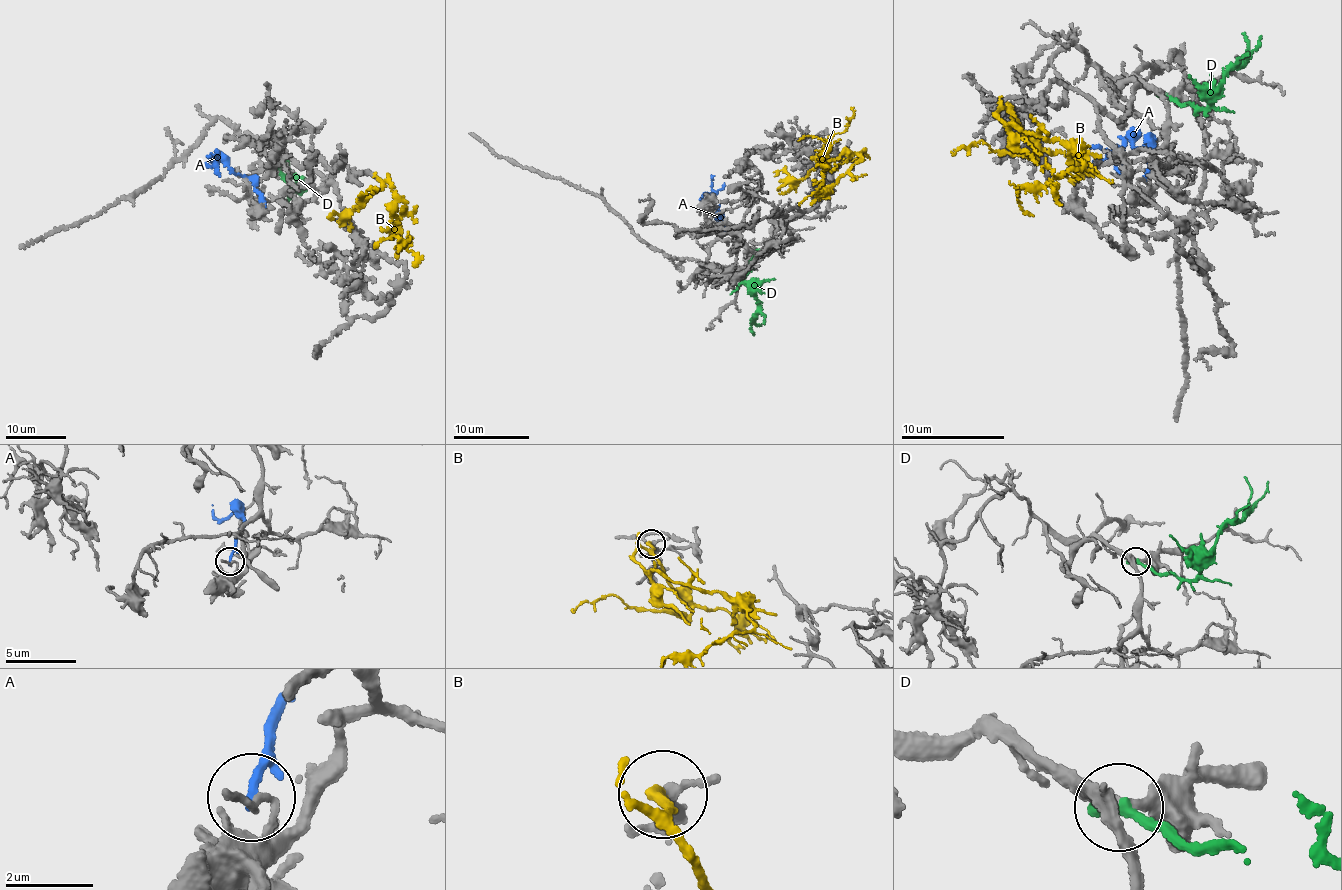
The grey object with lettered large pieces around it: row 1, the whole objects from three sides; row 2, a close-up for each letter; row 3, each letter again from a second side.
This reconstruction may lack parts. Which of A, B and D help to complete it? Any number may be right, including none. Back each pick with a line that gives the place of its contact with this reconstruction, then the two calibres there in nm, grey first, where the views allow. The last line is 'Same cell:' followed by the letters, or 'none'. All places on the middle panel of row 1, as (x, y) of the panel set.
B: meets grey at (854, 160); 180 nm thick on the grey side, 200 nm on the other
Same cell: B

